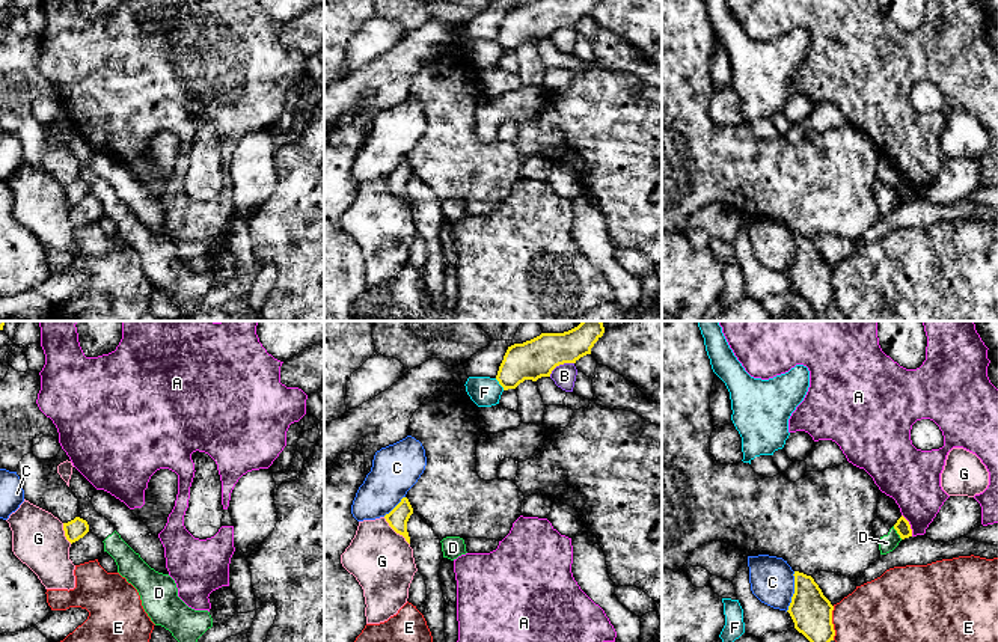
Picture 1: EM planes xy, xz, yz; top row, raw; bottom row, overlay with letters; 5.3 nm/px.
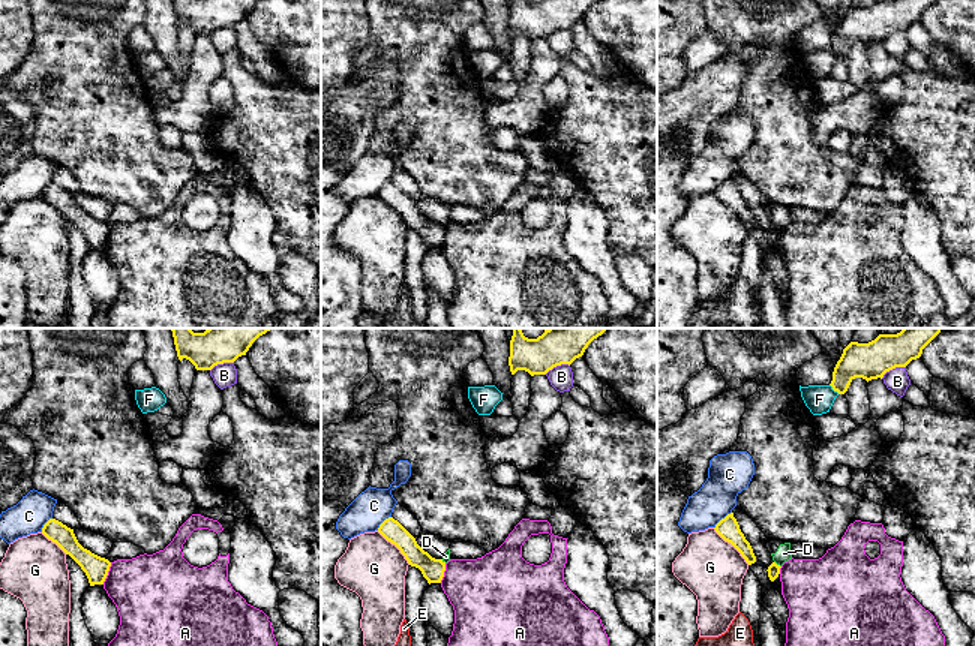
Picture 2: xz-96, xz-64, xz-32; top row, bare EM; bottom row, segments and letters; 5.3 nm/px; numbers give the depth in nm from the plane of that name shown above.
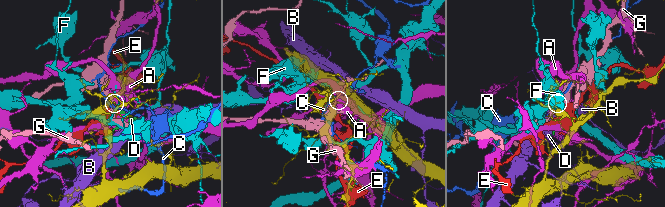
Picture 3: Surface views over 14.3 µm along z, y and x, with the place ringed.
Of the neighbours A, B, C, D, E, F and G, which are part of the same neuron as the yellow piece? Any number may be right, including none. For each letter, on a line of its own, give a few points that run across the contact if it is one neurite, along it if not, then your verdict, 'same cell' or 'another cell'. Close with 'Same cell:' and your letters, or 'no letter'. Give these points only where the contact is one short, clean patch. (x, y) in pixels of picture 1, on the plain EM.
A: another cell
B: another cell
C: another cell
D: yz (893, 189), (902, 201) | another cell
E: another cell
F: xz (495, 41), (504, 51) | another cell
G: another cell
Same cell: no letter

